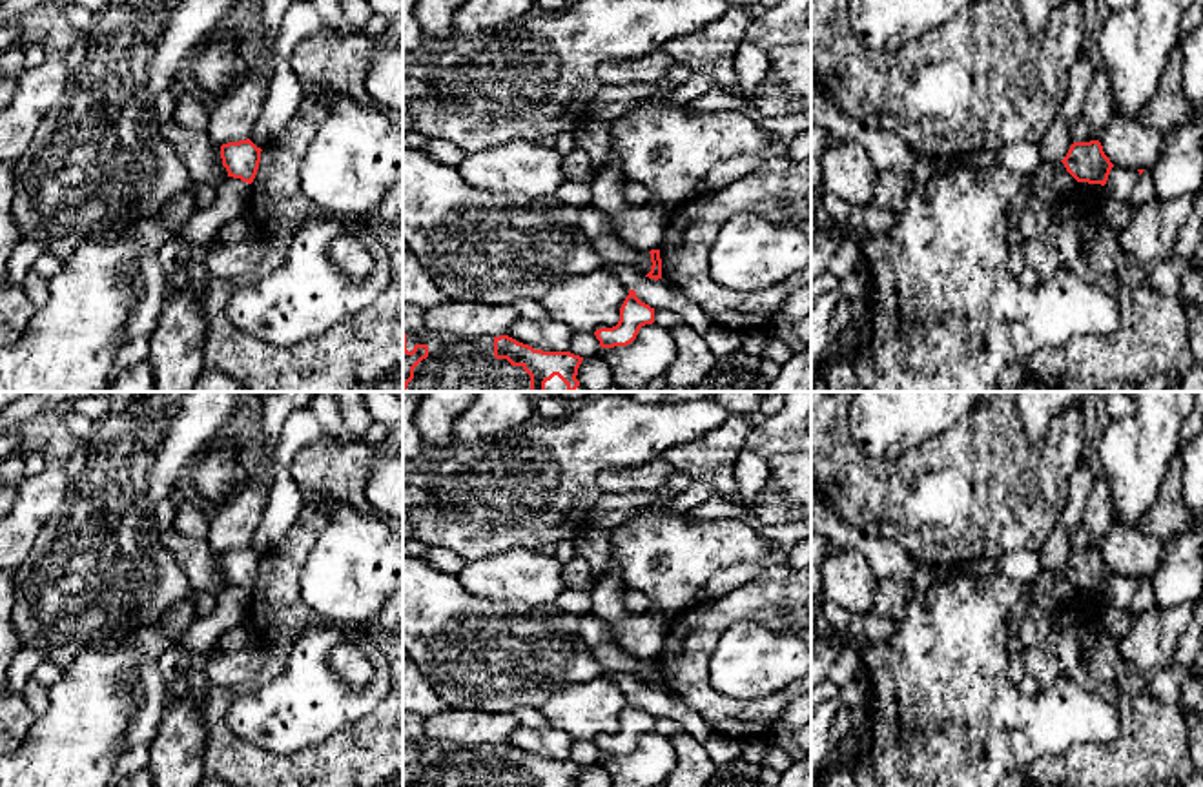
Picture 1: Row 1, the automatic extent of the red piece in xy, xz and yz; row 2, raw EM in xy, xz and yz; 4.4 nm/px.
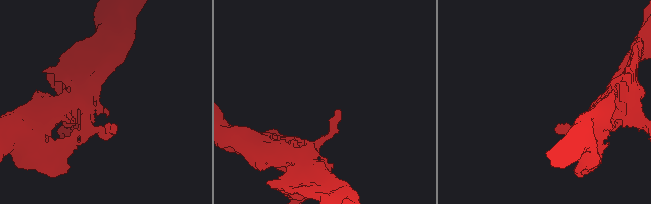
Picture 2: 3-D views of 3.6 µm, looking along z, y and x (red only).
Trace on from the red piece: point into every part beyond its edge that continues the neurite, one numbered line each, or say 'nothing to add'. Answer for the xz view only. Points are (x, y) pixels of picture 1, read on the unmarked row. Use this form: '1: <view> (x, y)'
1: xz (449, 766)

